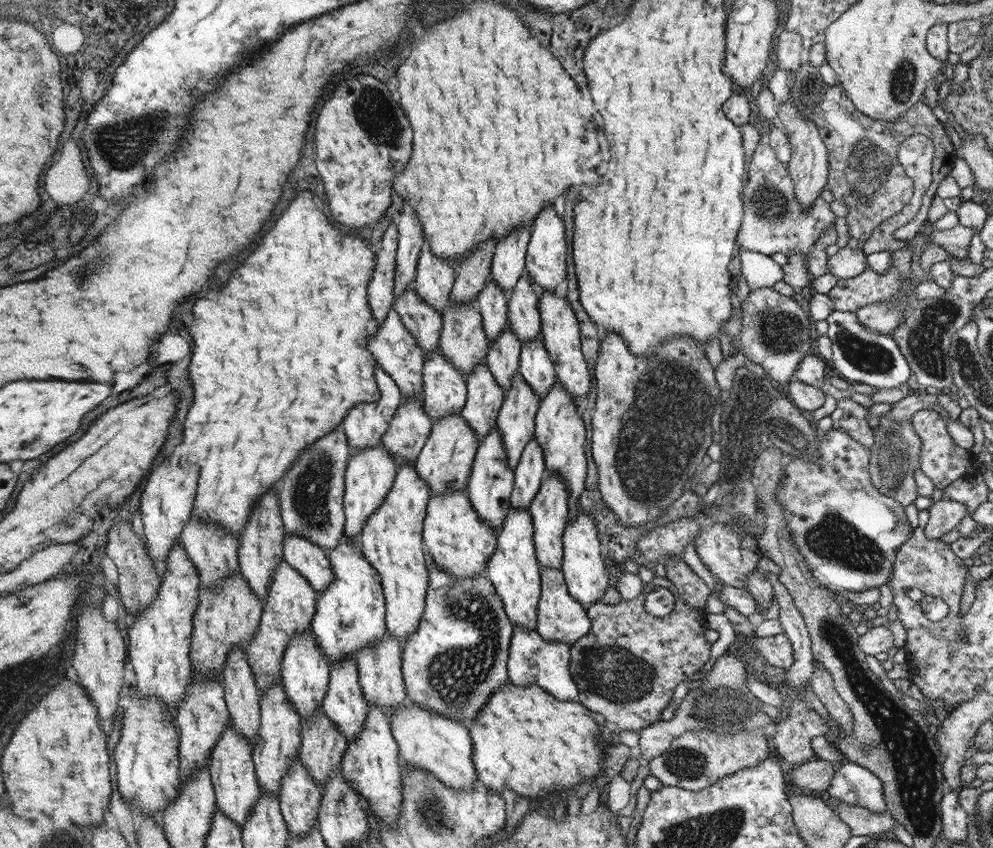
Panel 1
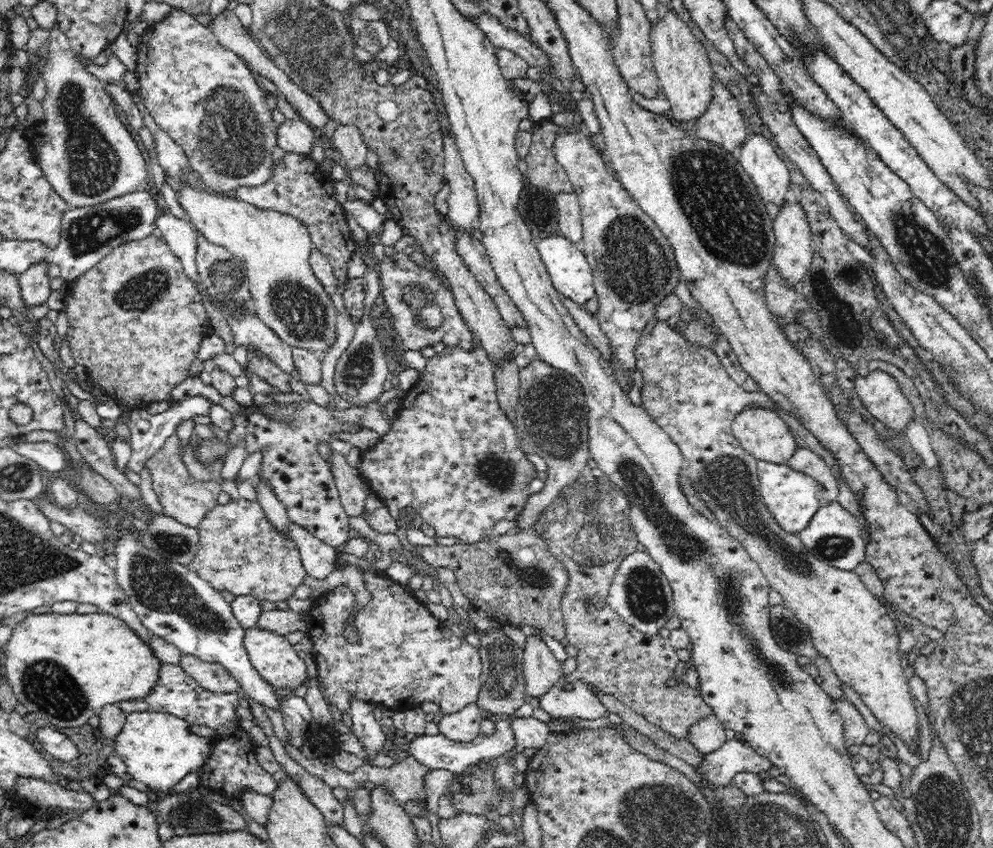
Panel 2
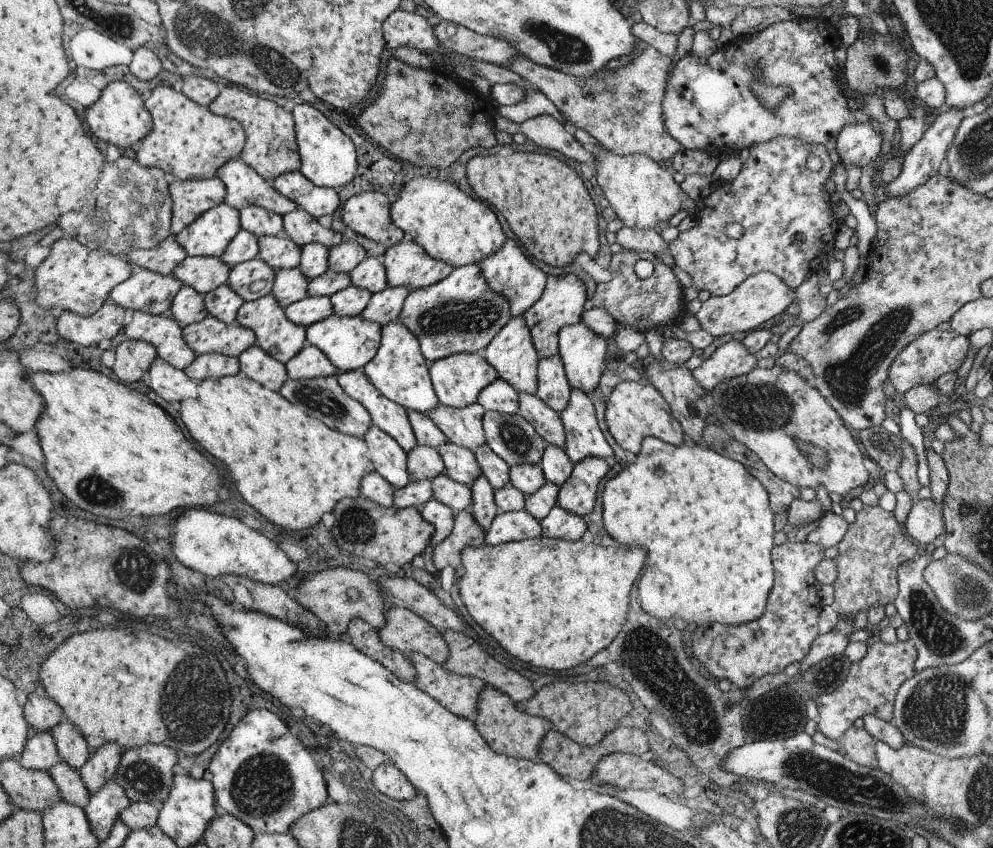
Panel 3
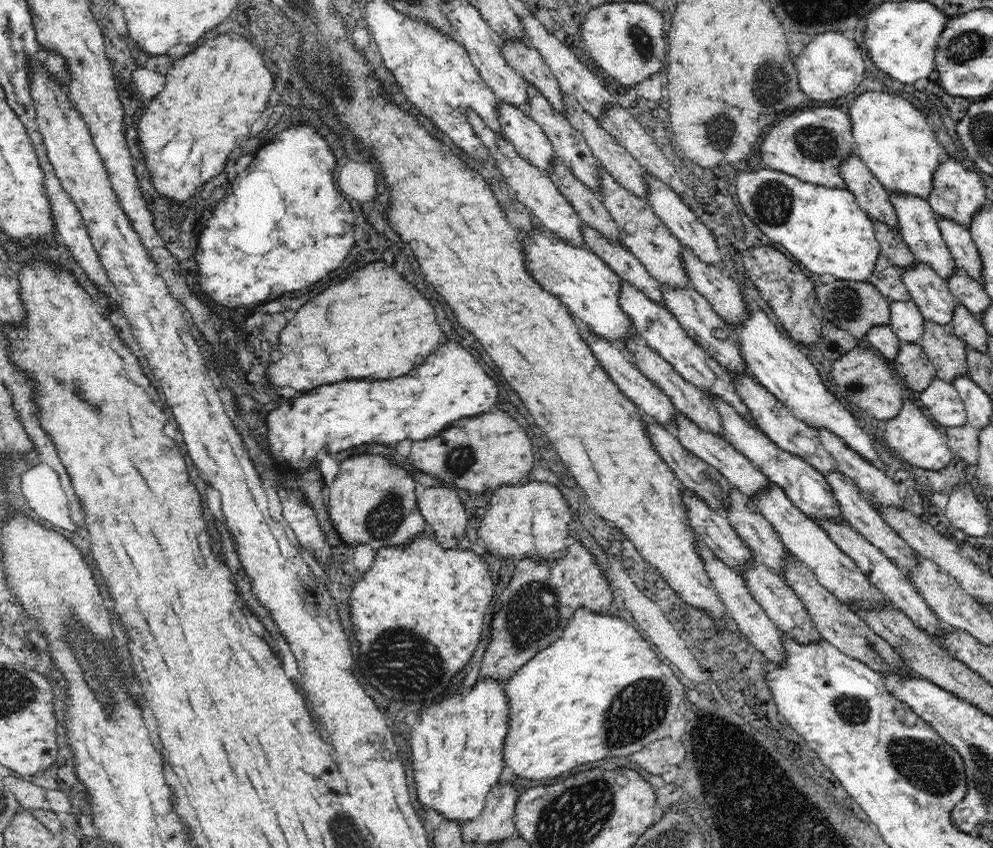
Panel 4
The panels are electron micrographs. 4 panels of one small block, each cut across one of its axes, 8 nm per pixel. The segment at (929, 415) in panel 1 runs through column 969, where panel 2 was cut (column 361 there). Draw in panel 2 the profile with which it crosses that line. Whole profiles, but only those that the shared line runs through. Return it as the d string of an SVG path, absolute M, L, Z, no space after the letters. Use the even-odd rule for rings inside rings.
M474 340L474 348L470 350L464 350L464 348L446 348L444 352L438 352L436 356L432 356L426 364L426 368L422 370L424 372L424 378L422 378L422 384L412 388L400 402L400 412L398 416L392 420L392 430L388 436L382 436L380 442L374 446L374 448L368 448L362 452L362 462L360 462L360 474L366 478L366 482L370 484L370 488L386 502L386 508L390 510L390 514L394 518L400 516L400 510L410 506L416 510L416 514L422 516L422 522L430 524L434 530L436 530L436 536L446 536L446 538L456 538L460 544L476 544L476 542L482 542L484 538L490 538L492 536L492 530L494 526L500 522L500 520L510 520L510 522L516 522L518 516L524 512L526 504L528 504L528 498L534 494L530 490L532 482L538 480L538 470L532 466L532 462L528 462L526 458L526 450L522 446L522 440L520 440L520 434L518 434L518 428L514 422L508 420L508 414L502 410L502 404L498 402L498 388L496 388L496 370L494 370L494 362L490 360L488 352L482 348L482 344L478 340Z

